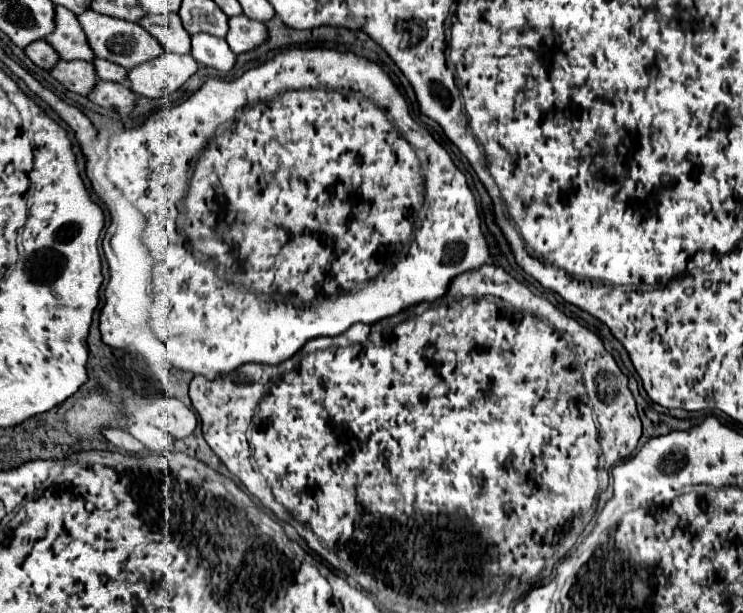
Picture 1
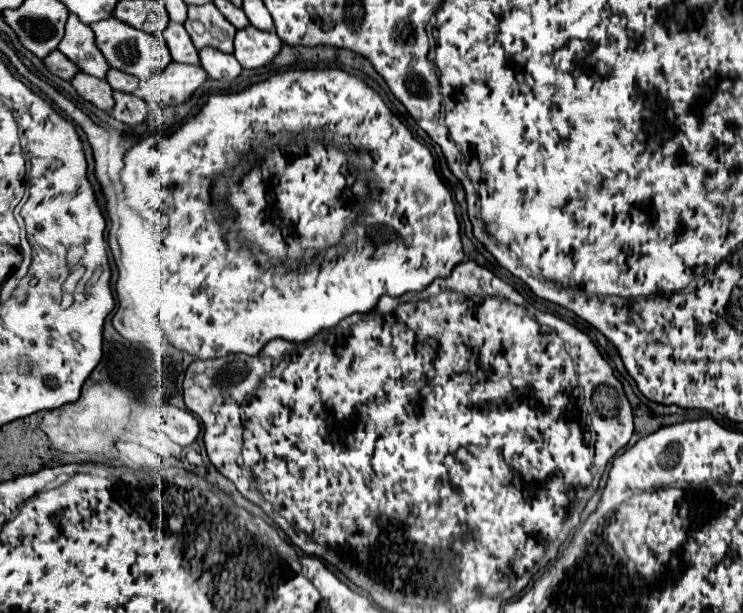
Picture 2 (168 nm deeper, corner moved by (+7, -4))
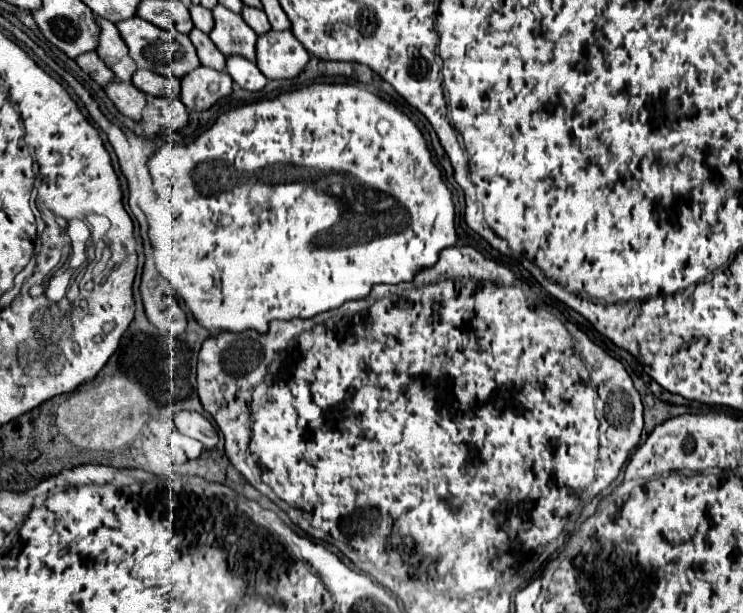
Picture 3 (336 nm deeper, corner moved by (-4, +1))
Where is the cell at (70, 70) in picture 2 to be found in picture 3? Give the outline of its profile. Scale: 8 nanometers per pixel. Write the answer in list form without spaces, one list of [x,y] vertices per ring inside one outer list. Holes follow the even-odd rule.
[[[95,52],[81,54],[75,62],[79,64],[79,68],[81,68],[85,74],[89,74],[89,76],[91,76],[97,84],[101,84],[101,86],[105,86],[107,82],[113,82],[113,80],[115,80],[113,72],[105,66],[105,62],[103,62]]]

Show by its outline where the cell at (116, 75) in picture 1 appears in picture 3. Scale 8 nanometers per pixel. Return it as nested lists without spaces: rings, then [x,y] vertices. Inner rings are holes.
[[[135,70],[131,82],[145,94],[149,96],[179,96],[179,86],[175,84],[175,92],[173,92],[173,84],[161,76],[161,74],[155,74],[151,70]]]

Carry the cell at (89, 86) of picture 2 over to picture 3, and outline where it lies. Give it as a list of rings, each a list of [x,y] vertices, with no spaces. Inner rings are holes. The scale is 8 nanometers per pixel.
[[[111,82],[103,90],[121,114],[133,120],[141,120],[141,112],[147,104],[147,96],[141,90],[137,90],[131,82]]]

